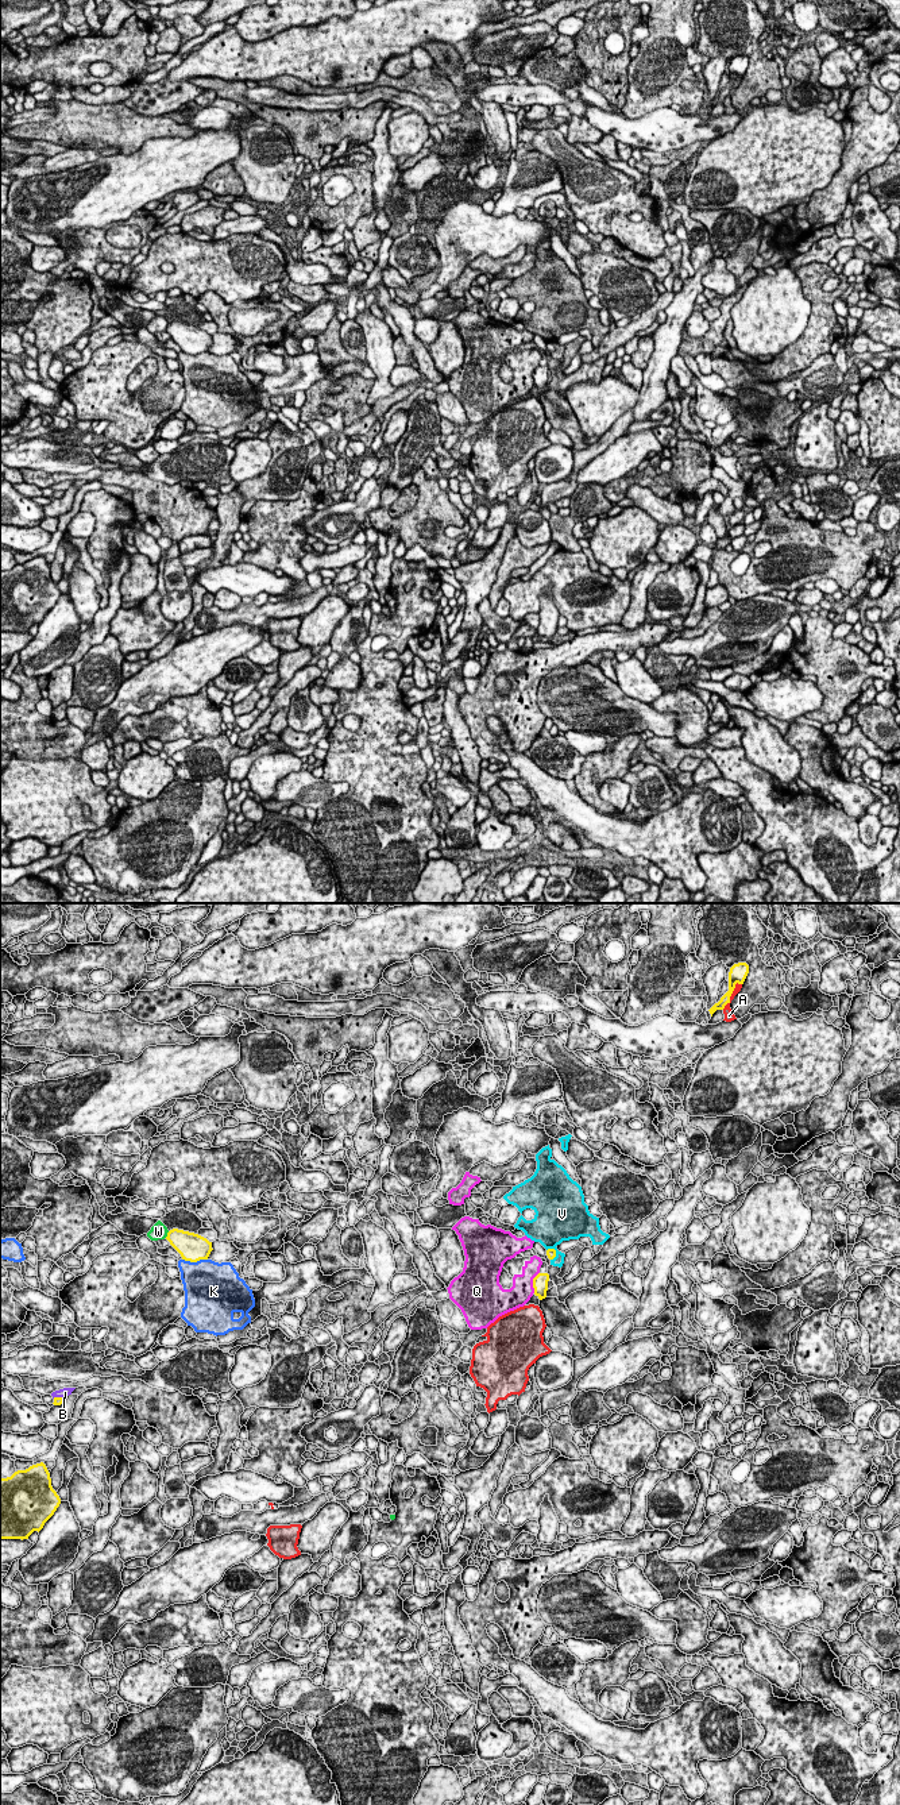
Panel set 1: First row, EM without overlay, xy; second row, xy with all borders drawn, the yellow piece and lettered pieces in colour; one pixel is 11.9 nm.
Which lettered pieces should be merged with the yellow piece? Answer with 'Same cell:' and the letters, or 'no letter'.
Same cell: no letter

